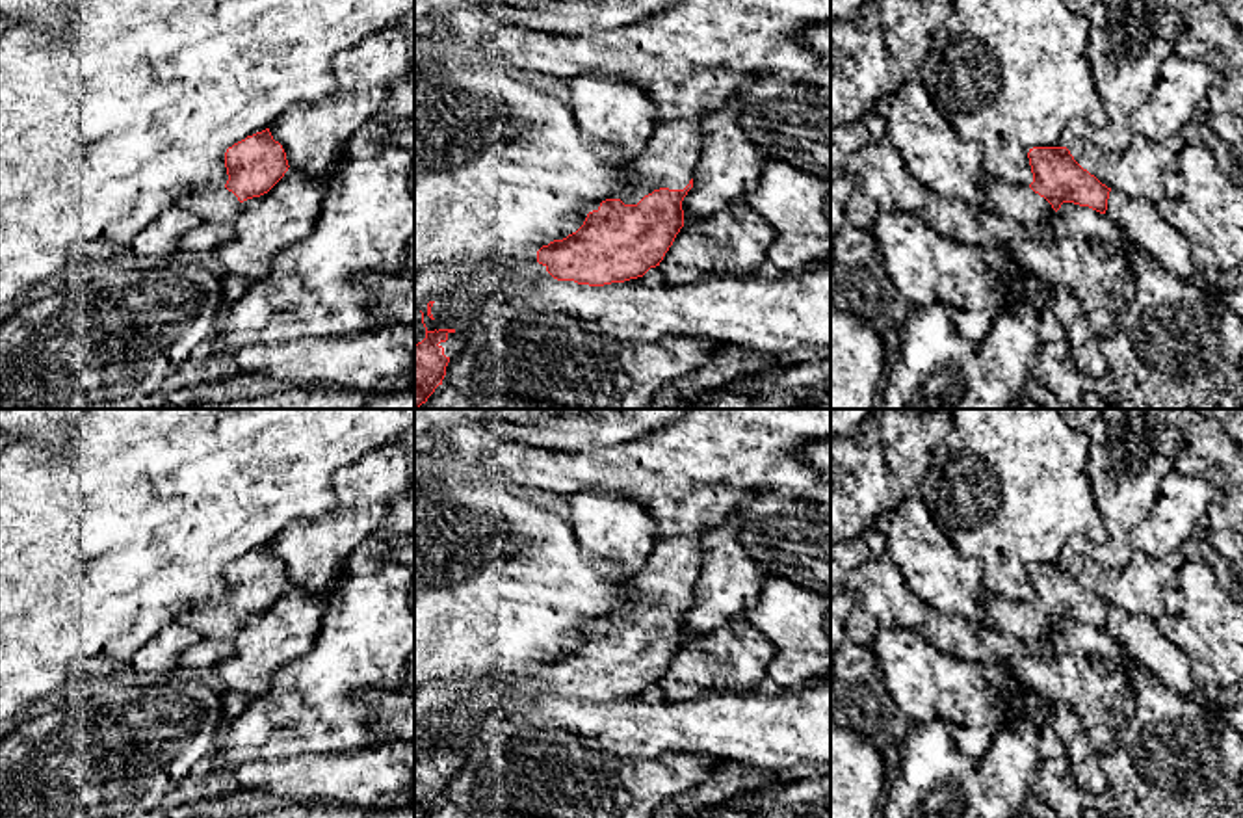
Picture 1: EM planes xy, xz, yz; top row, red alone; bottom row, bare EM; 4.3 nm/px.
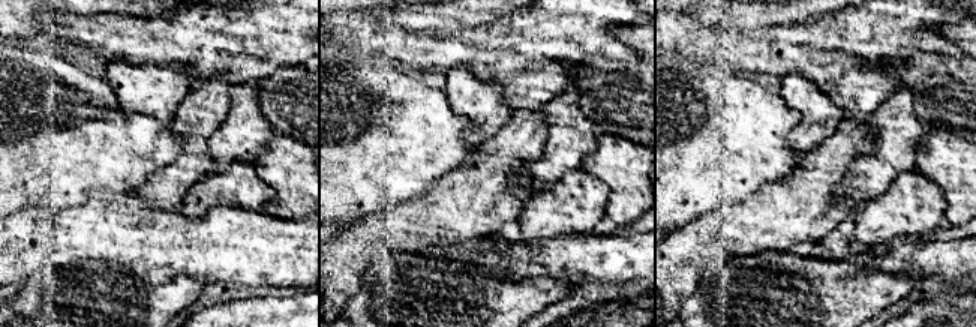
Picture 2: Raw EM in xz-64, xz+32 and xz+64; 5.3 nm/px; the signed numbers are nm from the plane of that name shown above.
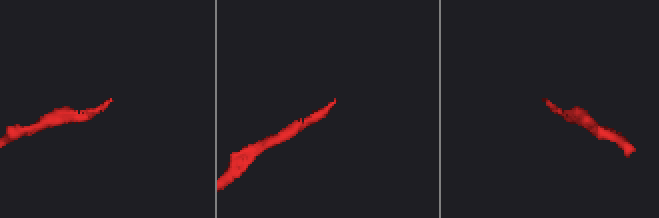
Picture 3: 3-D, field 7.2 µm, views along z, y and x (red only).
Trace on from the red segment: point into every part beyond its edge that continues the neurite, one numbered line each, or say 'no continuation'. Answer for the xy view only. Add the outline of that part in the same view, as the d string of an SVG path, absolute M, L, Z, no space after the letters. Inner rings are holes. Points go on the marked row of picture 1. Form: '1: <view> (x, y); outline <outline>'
1: xy (218, 205); outline M225 186L188 193L180 197L180 204L197 212L208 223L234 221L242 208L238 197Z

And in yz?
1: yz (1020, 203); outline M987 175L985 210L998 212L1014 223L1044 221L1055 216L1052 204L1029 186L1009 184Z

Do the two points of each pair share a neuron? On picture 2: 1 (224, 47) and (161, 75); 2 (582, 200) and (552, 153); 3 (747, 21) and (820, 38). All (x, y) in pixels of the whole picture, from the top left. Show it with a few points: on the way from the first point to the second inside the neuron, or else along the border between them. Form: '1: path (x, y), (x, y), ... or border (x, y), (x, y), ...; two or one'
1: border (147, 65), (189, 65), (194, 69), (189, 92); two
2: border (577, 167), (565, 171), (537, 192); two
3: border (781, 24), (744, 30); two

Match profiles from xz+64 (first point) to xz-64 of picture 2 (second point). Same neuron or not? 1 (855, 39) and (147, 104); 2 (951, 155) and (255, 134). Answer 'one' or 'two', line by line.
1: two
2: two

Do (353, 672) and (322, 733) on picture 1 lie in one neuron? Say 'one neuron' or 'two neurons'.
one neuron

